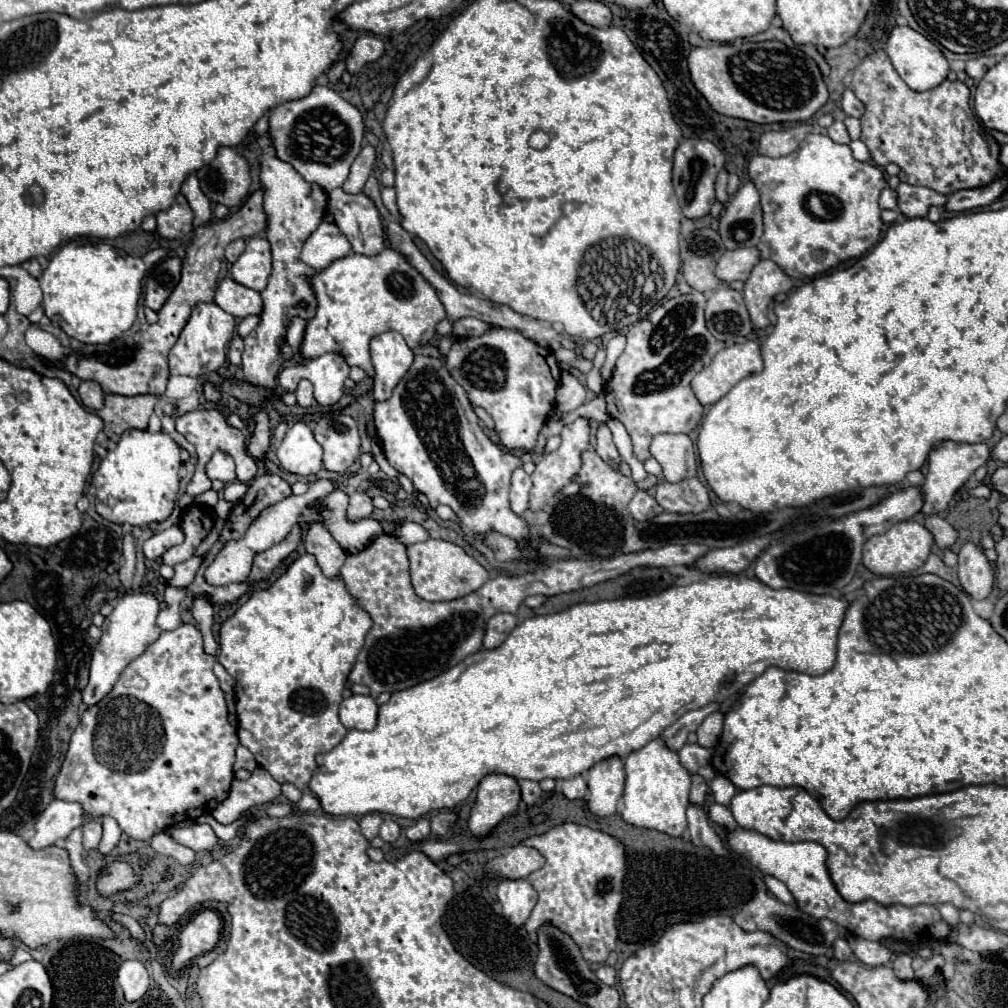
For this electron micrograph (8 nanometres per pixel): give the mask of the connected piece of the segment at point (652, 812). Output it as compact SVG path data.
M655 739L625 759L625 771L627 783L623 793L623 819L633 827L655 829L669 837L683 837L687 831L685 811L689 807L691 775L679 763L677 753L667 749L661 739Z

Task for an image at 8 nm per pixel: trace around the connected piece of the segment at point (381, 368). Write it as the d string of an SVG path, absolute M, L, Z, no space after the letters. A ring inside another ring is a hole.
M385 331L371 341L371 359L375 367L373 395L377 401L389 399L393 387L409 371L413 363L413 351L401 337L401 333Z

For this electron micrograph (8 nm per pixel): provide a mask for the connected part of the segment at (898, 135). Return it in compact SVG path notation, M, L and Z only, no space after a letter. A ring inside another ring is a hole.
M875 51L855 67L851 89L855 97L865 105L865 113L861 117L861 127L863 127L861 141L869 147L871 161L877 167L885 167L889 163L899 165L901 167L899 179L903 183L921 185L941 195L951 195L961 189L985 187L1003 175L1003 167L999 159L991 155L985 135L973 123L973 113L969 107L971 91L967 89L965 83L945 79L941 85L925 93L917 93L909 89L909 85L897 75L889 57L883 51Z

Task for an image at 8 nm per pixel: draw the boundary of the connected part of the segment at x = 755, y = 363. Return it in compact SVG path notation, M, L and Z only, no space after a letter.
M755 341L739 343L721 349L713 361L701 369L691 381L691 389L703 407L717 403L723 395L731 391L745 375L761 373L763 359L759 345Z

